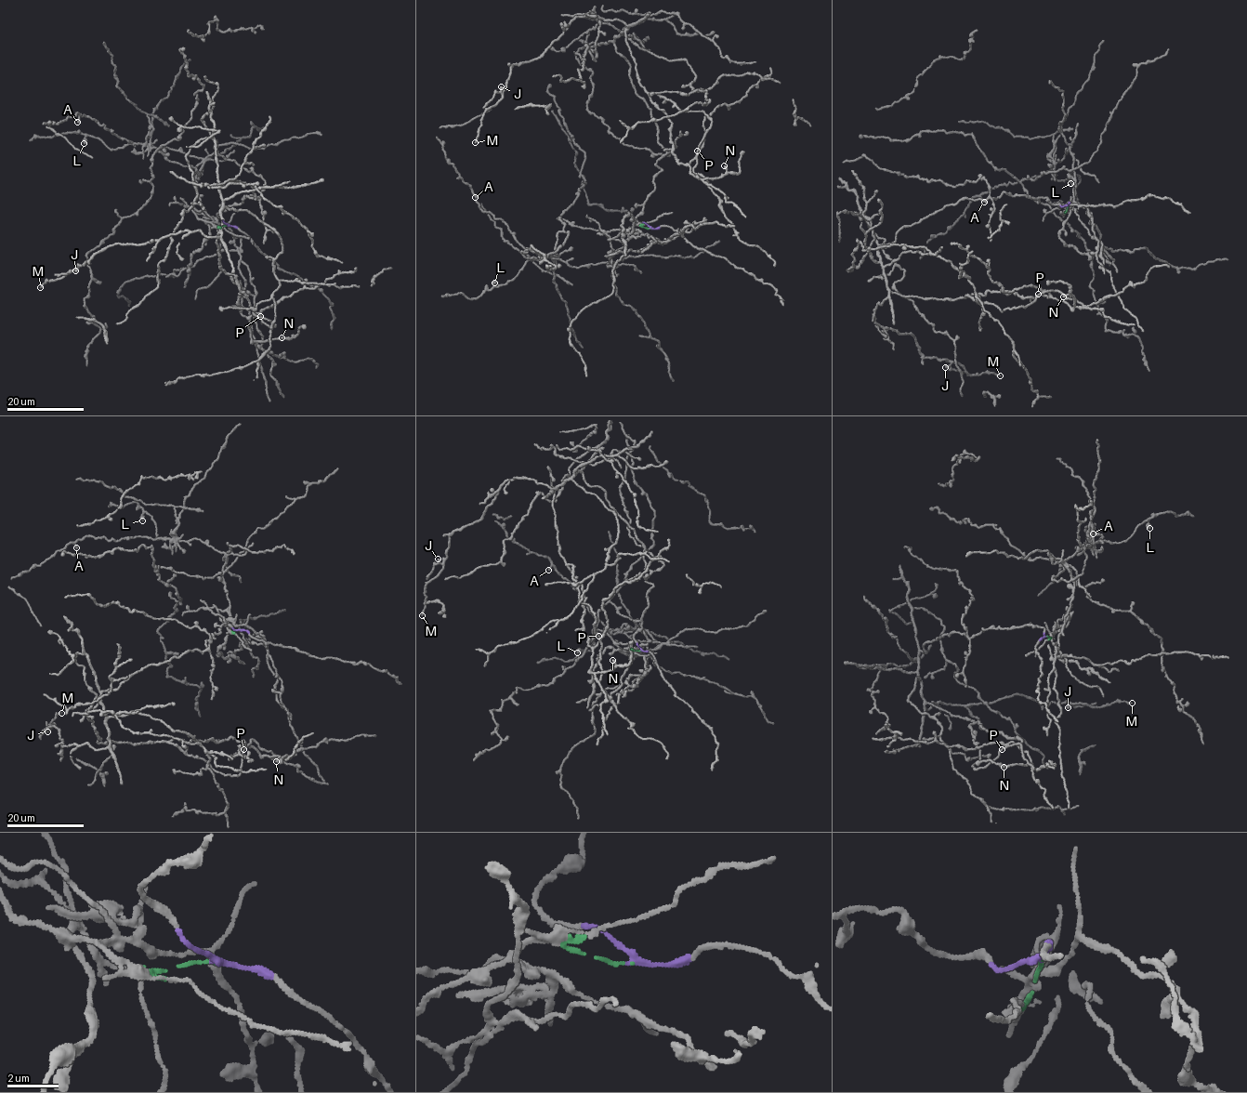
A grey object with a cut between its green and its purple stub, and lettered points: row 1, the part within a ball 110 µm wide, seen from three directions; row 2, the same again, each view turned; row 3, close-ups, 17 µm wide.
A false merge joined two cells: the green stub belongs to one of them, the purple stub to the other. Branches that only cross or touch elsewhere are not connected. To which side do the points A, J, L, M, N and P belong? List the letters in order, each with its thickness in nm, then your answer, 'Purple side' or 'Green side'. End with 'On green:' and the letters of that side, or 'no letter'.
A: Thickness 320 nm. Green side
J: Thickness 360 nm. Purple side
L: Thickness 420 nm. Green side
M: Thickness 140 nm. Purple side
N: Thickness 360 nm. Purple side
P: Thickness 150 nm. Purple side
On green: A, L

